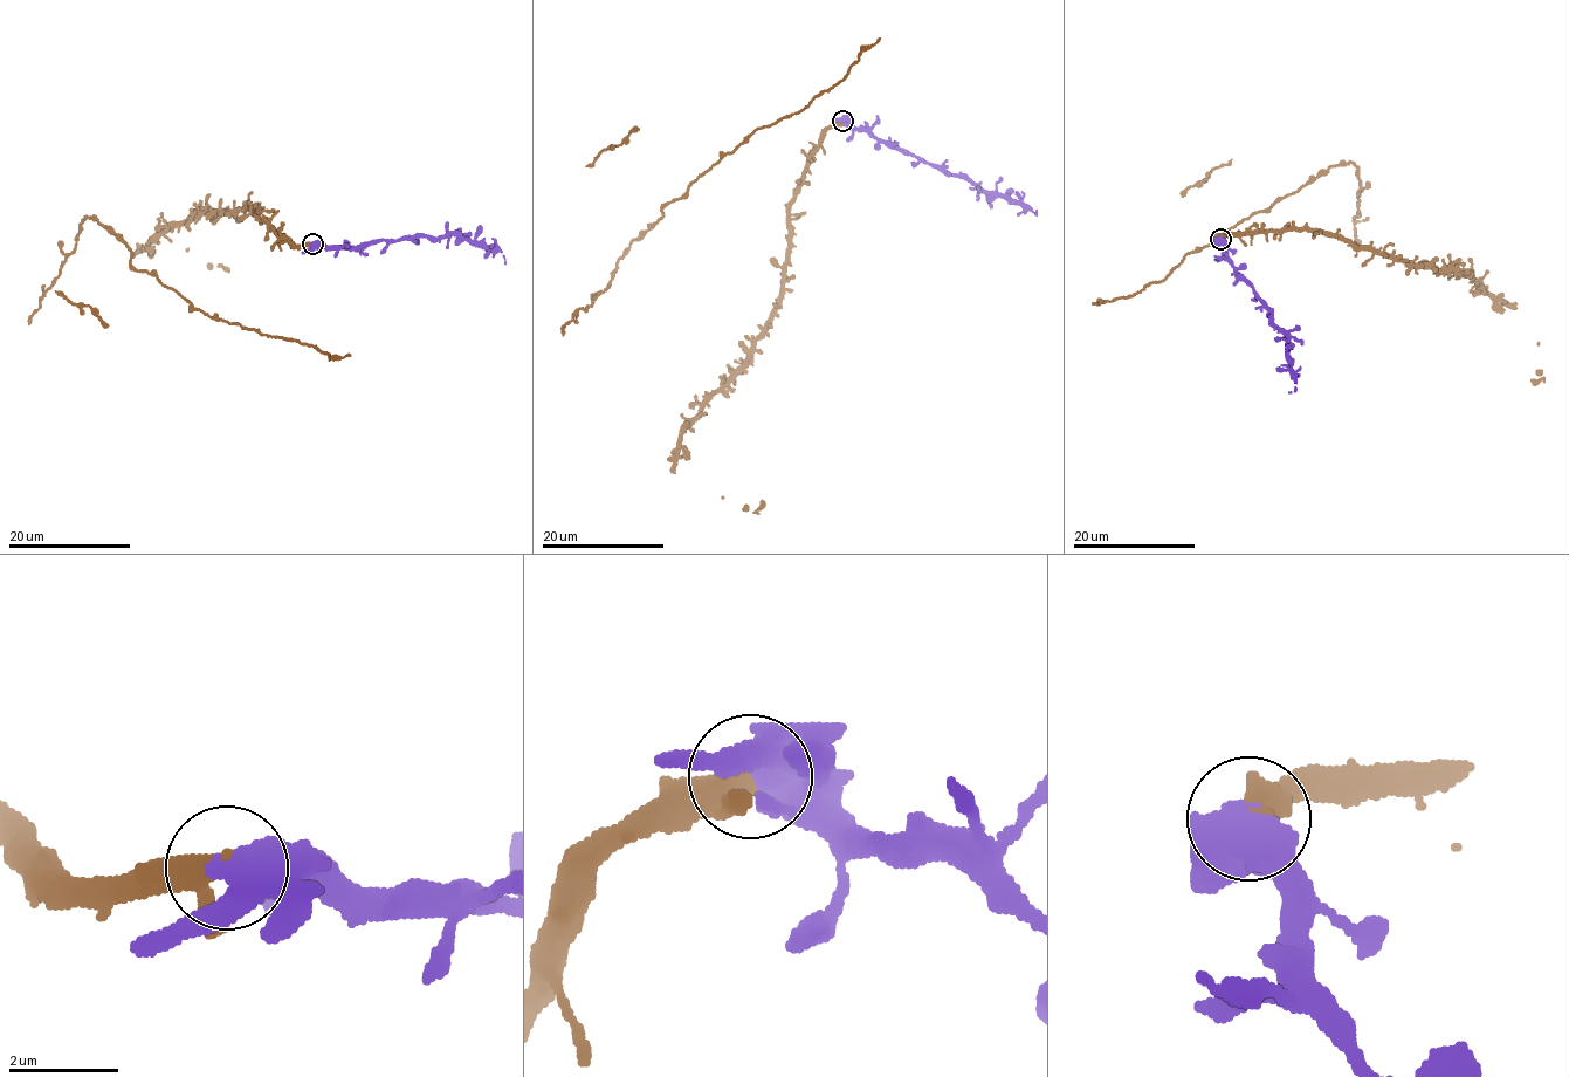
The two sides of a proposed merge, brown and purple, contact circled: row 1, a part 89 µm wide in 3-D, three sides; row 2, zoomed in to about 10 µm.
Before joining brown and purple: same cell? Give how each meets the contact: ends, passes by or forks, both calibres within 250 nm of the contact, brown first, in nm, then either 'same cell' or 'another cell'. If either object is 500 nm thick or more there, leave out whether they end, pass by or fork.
calibres 320 and 500 nm; another cell

